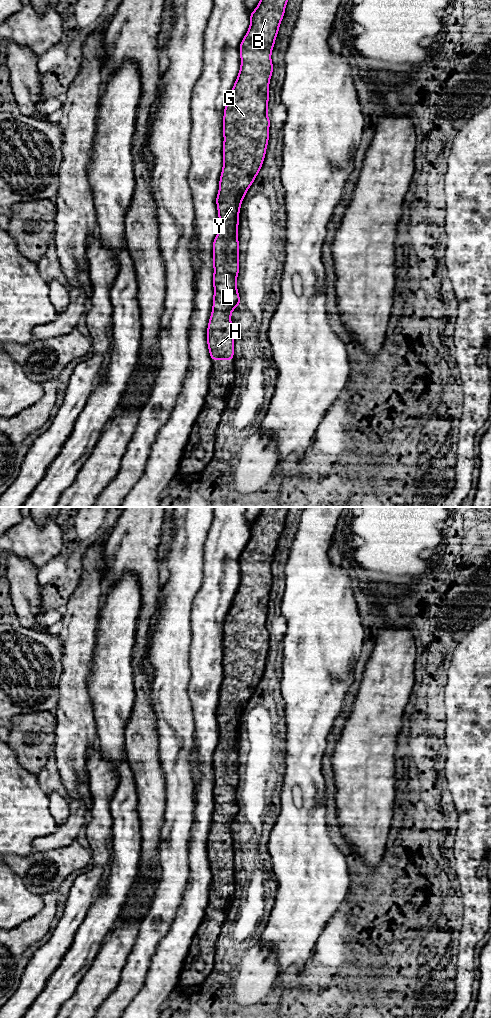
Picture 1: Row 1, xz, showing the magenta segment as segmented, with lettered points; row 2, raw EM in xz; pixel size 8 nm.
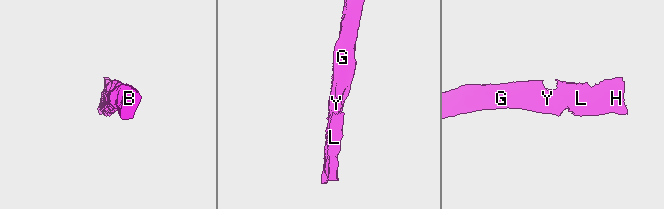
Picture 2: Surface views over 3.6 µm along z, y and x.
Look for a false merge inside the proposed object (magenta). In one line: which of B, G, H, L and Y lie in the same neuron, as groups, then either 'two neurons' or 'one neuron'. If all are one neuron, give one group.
B G H L Y; one neuron

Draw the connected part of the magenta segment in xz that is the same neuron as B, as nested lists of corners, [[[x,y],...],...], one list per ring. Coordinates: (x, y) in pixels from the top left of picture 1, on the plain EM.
[[[262,507],[256,521],[250,526],[250,539],[239,560],[240,583],[224,621],[223,681],[216,710],[219,742],[213,753],[214,808],[207,841],[207,855],[212,873],[234,872],[231,825],[241,814],[236,796],[239,785],[238,728],[242,712],[262,679],[269,652],[271,634],[267,629],[267,616],[273,584],[271,565],[288,511],[289,507]]]

